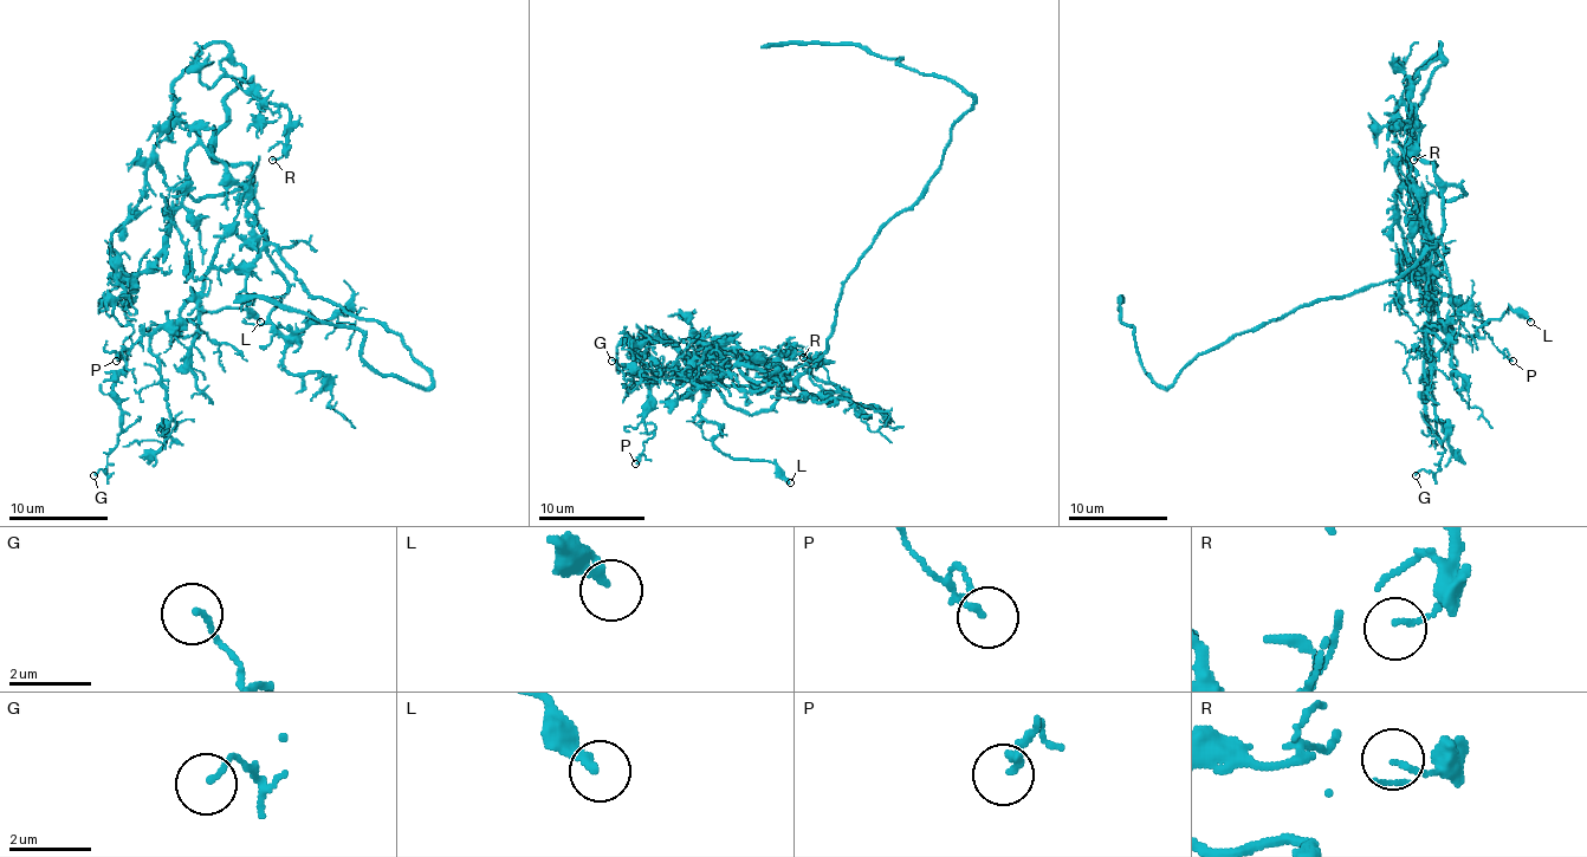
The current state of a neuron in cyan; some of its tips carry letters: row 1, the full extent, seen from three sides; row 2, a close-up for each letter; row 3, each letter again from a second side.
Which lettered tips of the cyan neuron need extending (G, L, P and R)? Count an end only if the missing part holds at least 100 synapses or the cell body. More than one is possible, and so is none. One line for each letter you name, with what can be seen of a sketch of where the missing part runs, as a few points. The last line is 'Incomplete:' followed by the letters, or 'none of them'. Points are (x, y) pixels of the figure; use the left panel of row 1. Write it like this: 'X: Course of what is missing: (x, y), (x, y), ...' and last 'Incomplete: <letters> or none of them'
Incomplete: none of them

